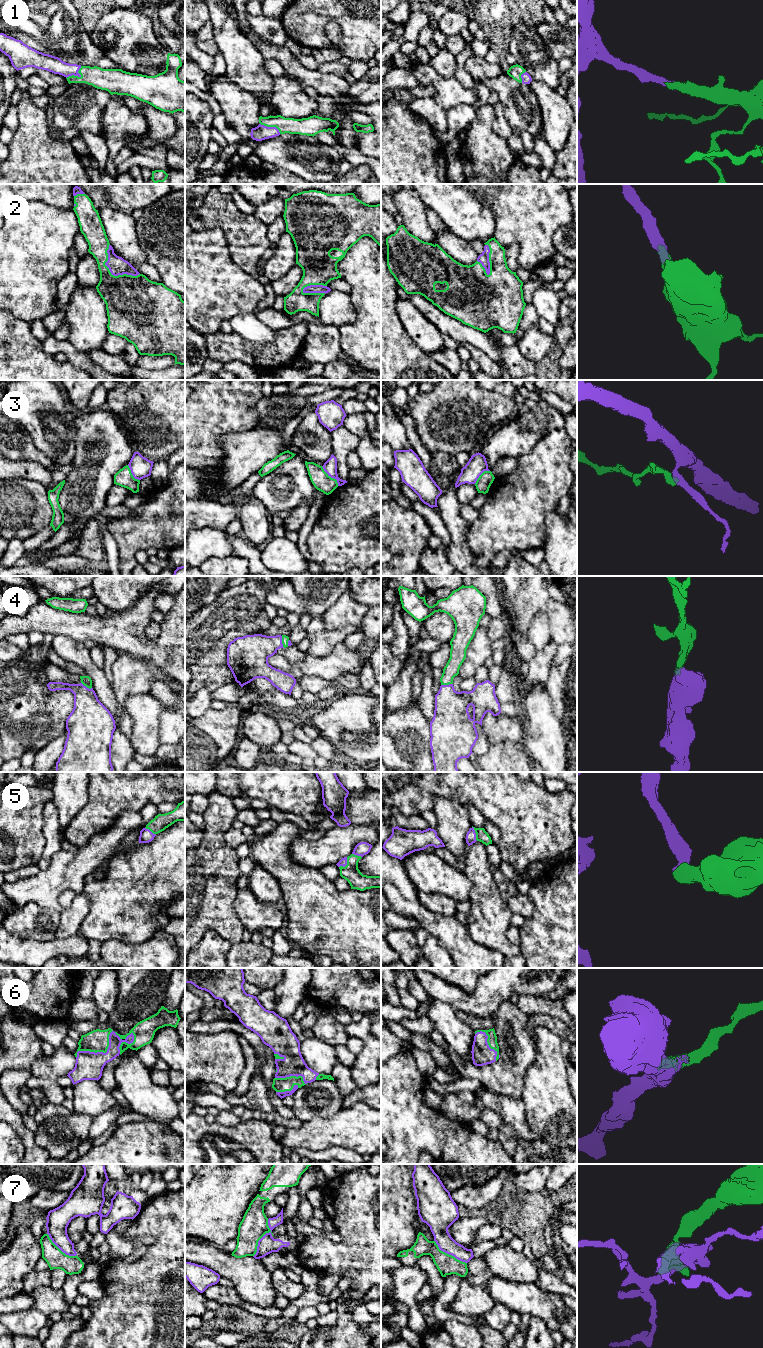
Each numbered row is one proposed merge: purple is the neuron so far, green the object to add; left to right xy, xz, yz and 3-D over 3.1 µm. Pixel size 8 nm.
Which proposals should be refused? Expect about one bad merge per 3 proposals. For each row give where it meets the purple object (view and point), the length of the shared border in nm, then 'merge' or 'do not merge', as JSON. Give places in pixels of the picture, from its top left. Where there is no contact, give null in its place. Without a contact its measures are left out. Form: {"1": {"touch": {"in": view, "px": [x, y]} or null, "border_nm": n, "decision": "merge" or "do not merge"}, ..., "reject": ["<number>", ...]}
{"1": {"touch": {"in": "xy", "px": [77, 75]}, "border_nm": 160, "decision": "merge"}, "2": {"touch": {"in": "xy", "px": [111, 273]}, "border_nm": 340, "decision": "merge"}, "3": {"touch": {"in": "xz", "px": [331, 477]}, "border_nm": 220, "decision": "do not merge"}, "4": {"touch": {"in": "xz", "px": [281, 642]}, "border_nm": 100, "decision": "merge"}, "5": {"touch": {"in": "xz", "px": [346, 864]}, "border_nm": 110, "decision": "merge"}, "6": {"touch": {"in": "xy", "px": [99, 1052]}, "border_nm": 360, "decision": "merge"}, "7": {"touch": {"in": "xz", "px": [262, 1237]}, "border_nm": 320, "decision": "do not merge"}, "reject": ["3", "7"]}

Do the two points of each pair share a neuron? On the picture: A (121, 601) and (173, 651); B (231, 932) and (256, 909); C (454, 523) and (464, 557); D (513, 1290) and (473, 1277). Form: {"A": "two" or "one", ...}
{"A": "two", "B": "two", "C": "one", "D": "two"}

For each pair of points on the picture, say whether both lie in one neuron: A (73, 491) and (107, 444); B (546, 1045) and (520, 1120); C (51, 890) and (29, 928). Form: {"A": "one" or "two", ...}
{"A": "one", "B": "two", "C": "two"}

